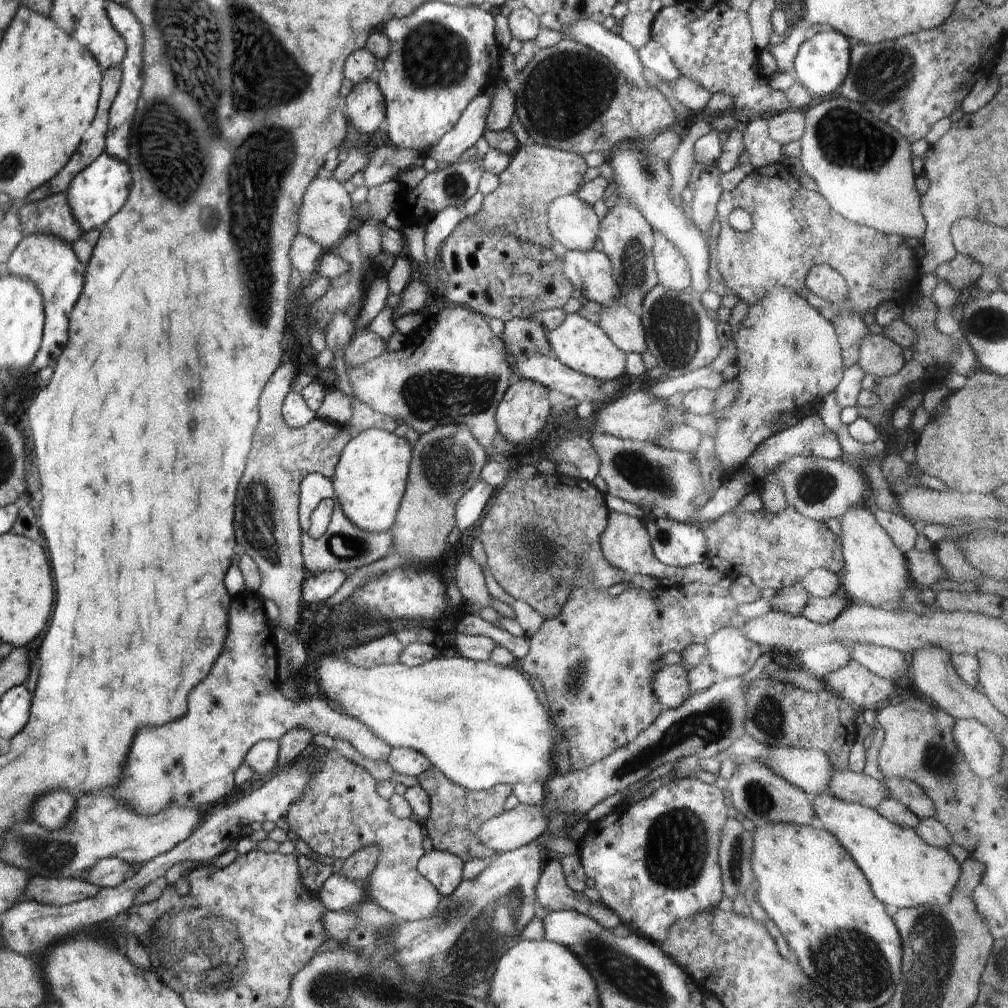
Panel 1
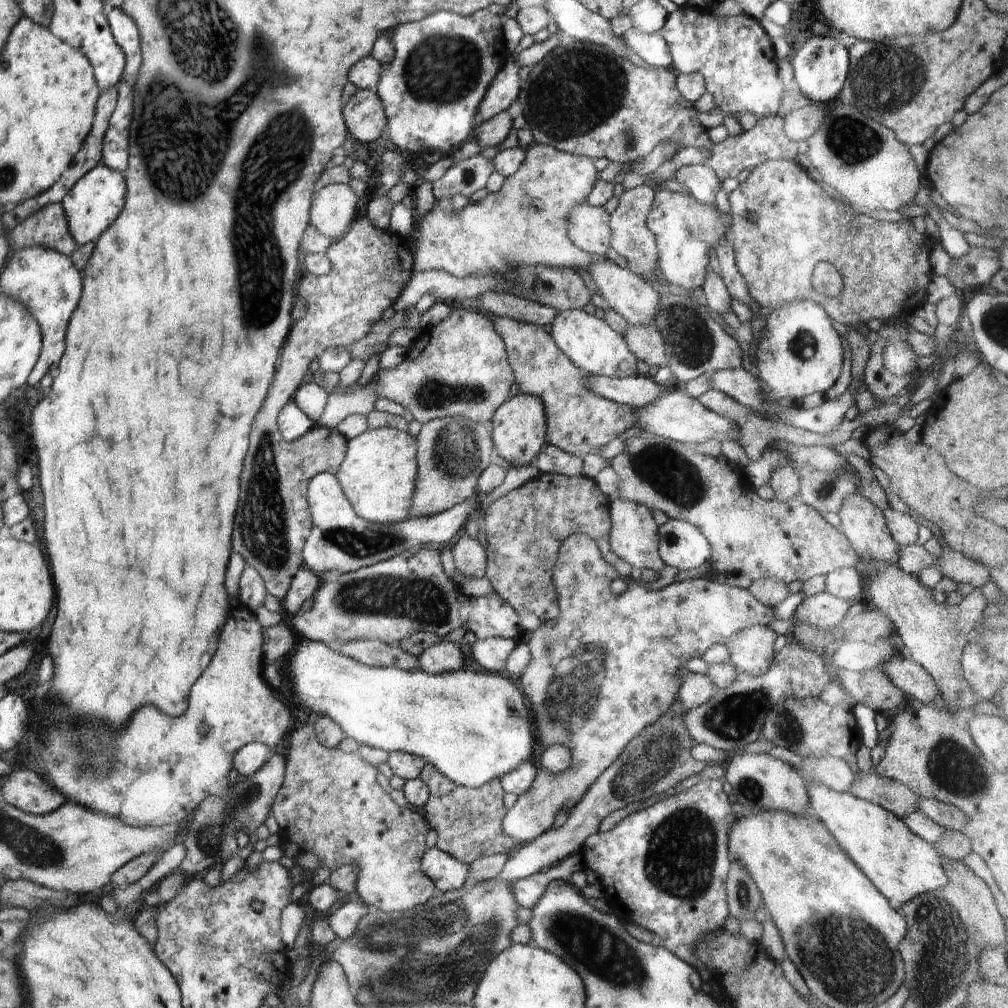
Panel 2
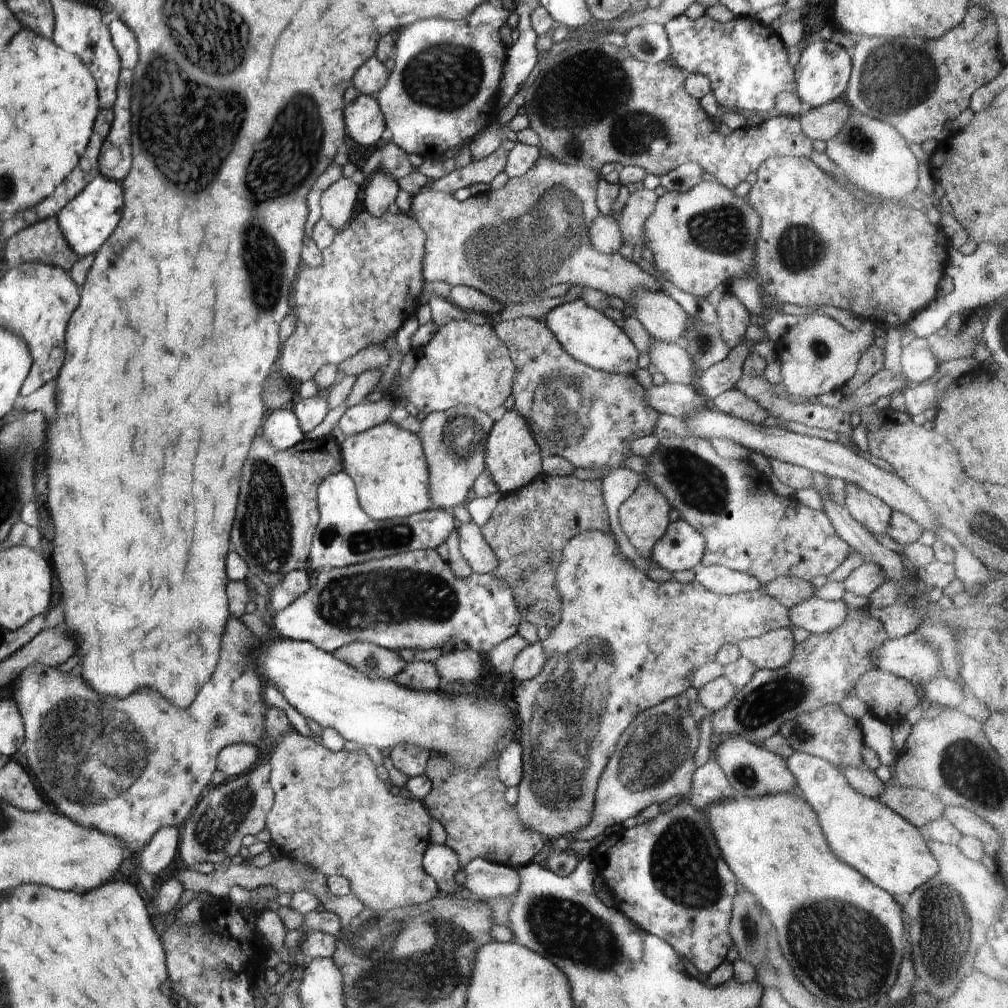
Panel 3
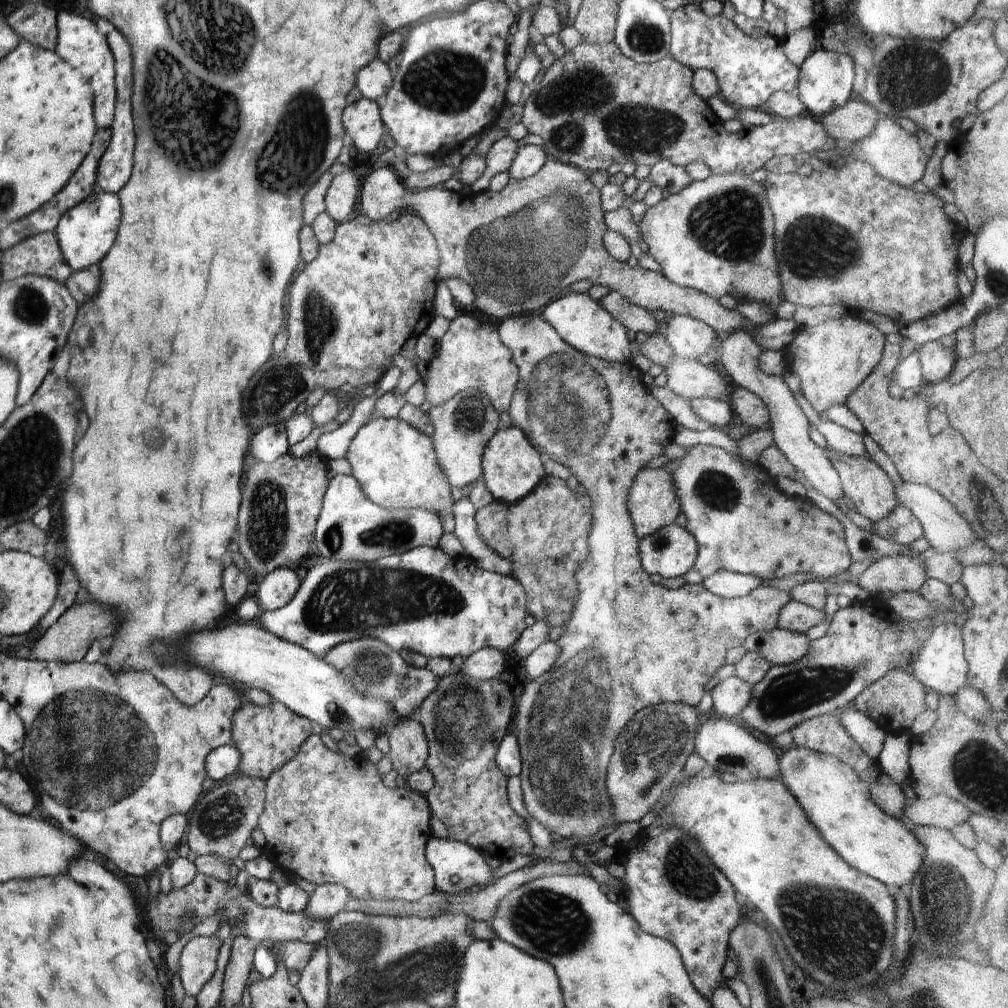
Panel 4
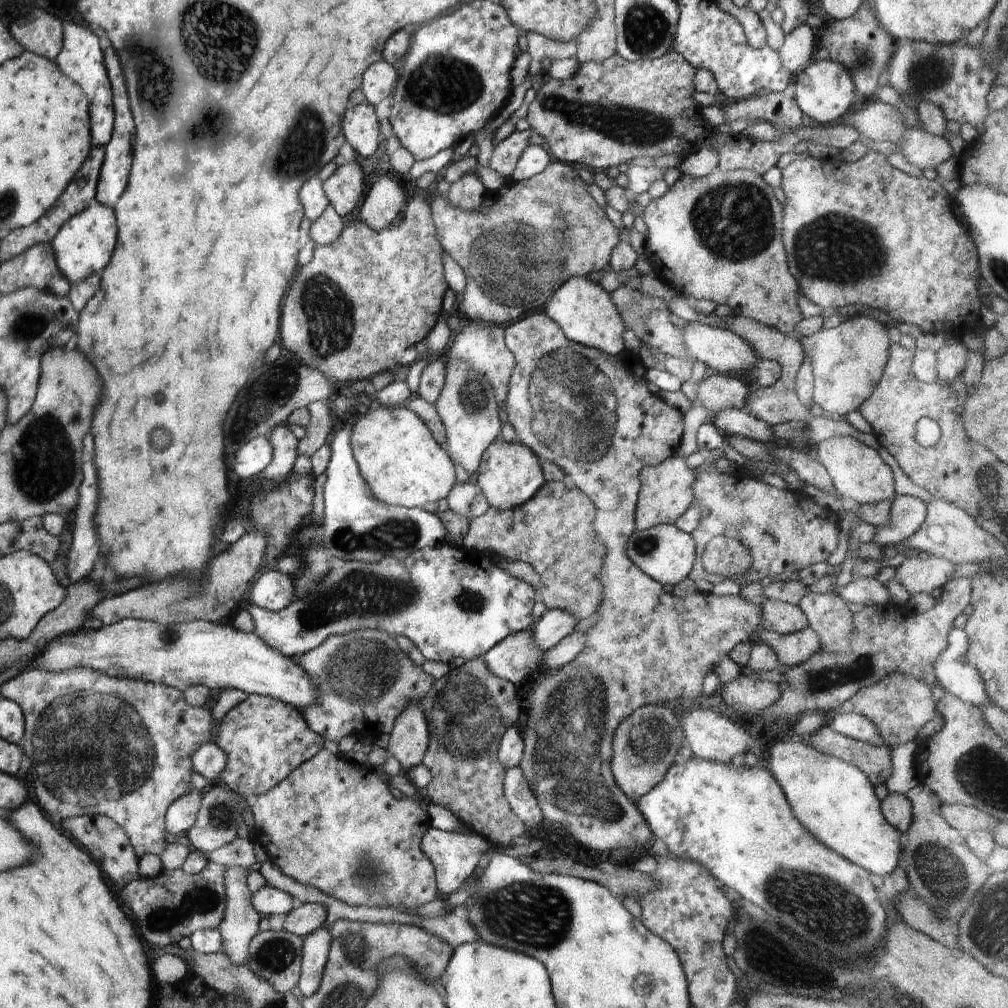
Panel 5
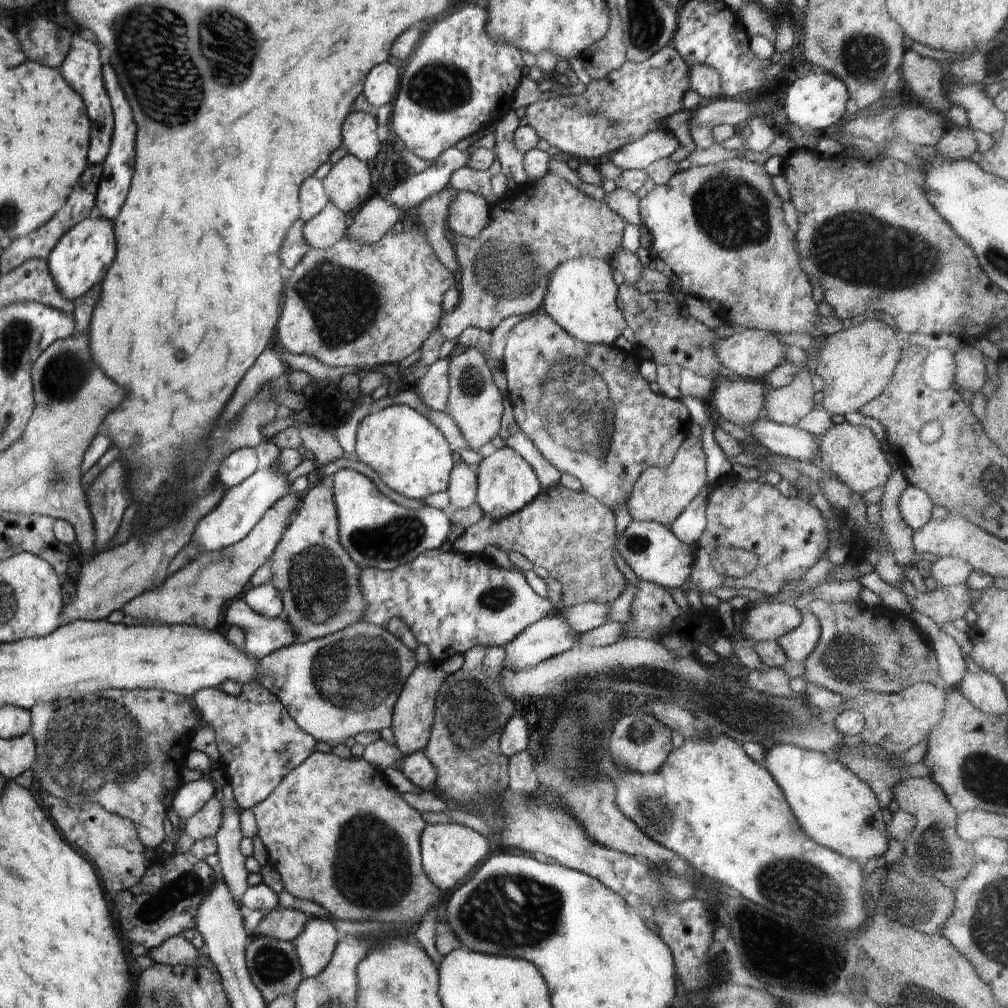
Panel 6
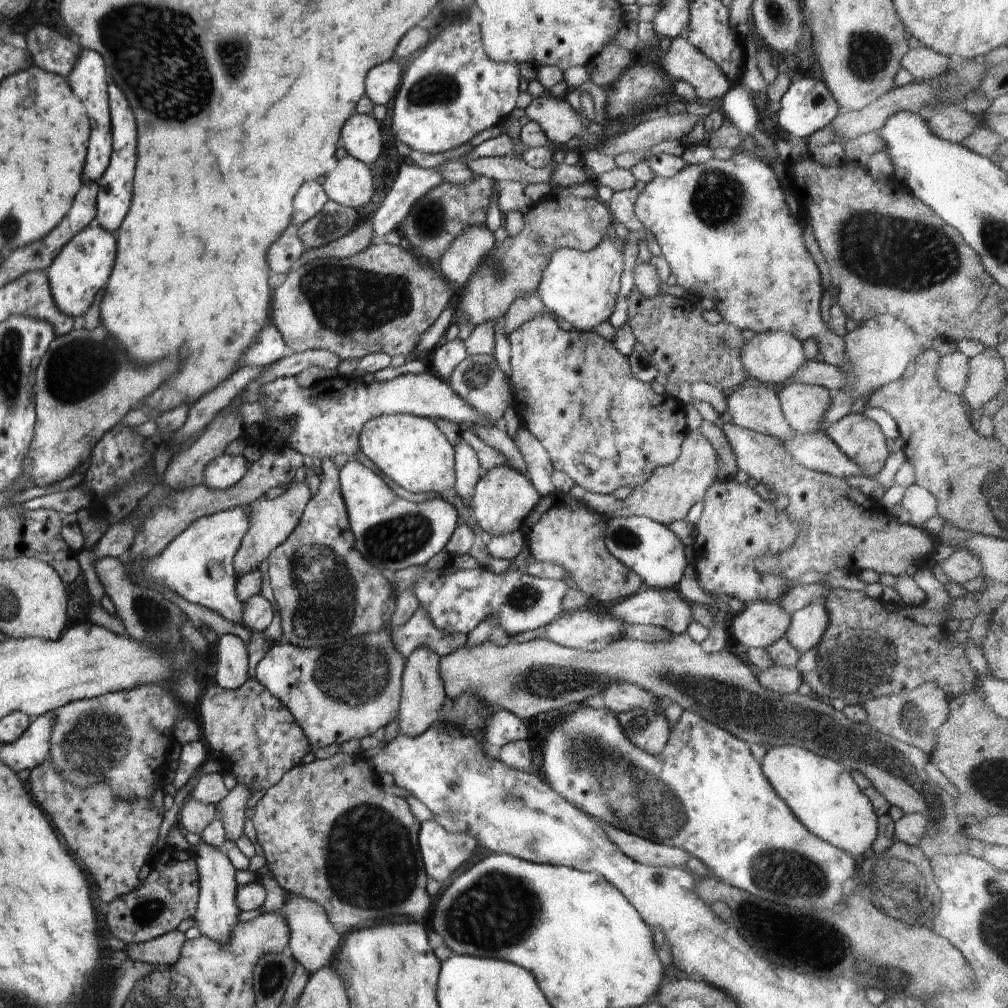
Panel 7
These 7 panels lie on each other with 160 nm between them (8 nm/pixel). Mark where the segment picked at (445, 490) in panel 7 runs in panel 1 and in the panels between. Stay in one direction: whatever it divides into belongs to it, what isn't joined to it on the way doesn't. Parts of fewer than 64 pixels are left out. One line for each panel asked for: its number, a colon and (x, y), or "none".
1: (370, 478)
2: (378, 474)
3: (386, 463)
4: (396, 466)
5: (403, 464)
6: (411, 456)

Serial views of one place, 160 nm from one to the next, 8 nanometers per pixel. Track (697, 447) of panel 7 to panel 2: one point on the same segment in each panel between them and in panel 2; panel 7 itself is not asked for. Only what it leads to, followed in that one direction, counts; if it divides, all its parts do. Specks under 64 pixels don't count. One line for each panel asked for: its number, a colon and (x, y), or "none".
2: (634, 536)
3: (644, 517)
4: (653, 503)
5: (666, 491)
6: (660, 494)

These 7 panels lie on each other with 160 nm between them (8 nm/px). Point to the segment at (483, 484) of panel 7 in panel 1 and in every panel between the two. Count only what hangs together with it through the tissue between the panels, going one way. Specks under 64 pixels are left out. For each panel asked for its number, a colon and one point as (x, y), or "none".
1: (522, 413)
2: (519, 425)
3: (513, 459)
4: (512, 467)
5: (509, 474)
6: (506, 483)

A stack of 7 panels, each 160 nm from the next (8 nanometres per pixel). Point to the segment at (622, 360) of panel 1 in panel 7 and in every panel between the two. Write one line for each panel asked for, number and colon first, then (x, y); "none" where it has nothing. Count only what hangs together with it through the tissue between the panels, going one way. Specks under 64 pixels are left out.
2: (589, 342)
3: (589, 336)
4: (581, 321)
5: (584, 311)
6: (581, 296)
7: (581, 287)

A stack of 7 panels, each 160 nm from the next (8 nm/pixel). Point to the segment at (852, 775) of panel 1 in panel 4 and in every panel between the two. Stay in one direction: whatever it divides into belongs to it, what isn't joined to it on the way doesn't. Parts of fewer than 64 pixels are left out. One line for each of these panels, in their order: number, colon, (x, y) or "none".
2: (897, 798)
3: (918, 806)
4: (940, 811)

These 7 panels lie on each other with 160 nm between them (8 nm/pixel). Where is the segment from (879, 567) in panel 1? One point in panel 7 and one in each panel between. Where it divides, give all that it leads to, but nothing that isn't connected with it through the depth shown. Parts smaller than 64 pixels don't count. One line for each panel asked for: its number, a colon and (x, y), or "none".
2: (862, 523)
3: (874, 514)
4: (870, 488)
5: (857, 471)
6: (852, 451)
7: (860, 438)

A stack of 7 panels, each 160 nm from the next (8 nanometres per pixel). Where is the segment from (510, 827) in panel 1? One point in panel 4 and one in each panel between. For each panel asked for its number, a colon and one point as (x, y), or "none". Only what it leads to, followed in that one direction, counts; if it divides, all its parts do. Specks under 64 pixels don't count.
2: (611, 662)
3: (625, 643)
4: (629, 644)

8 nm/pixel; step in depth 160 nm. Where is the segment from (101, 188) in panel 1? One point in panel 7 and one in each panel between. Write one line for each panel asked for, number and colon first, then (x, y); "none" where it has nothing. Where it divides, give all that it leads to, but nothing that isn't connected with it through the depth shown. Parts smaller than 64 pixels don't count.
2: (93, 203)
3: (87, 221)
4: (86, 232)
5: (84, 245)
6: (82, 256)
7: (83, 266)

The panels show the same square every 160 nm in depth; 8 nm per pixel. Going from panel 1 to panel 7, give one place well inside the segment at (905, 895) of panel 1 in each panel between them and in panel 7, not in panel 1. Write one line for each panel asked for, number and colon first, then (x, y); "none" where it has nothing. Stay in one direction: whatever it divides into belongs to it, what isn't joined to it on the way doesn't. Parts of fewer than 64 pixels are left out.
2: (901, 865)
3: (890, 851)
4: (836, 801)
5: (836, 803)
6: (836, 808)
7: (823, 795)

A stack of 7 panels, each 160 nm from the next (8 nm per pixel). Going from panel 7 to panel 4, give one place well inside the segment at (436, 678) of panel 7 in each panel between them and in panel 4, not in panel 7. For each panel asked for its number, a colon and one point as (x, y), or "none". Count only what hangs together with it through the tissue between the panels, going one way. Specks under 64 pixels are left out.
4: (409, 750)
5: (409, 738)
6: (413, 715)

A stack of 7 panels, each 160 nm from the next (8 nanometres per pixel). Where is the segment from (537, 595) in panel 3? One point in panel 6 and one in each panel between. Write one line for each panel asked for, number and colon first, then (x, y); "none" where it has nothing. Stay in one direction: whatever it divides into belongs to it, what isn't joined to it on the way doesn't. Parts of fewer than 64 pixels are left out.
4: (544, 535)
5: (554, 532)
6: (572, 534)

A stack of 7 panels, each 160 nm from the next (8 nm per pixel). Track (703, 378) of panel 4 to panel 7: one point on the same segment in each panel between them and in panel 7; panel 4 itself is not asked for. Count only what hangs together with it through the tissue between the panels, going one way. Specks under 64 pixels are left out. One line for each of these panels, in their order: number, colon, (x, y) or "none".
5: (719, 391)
6: (741, 402)
7: (754, 406)

